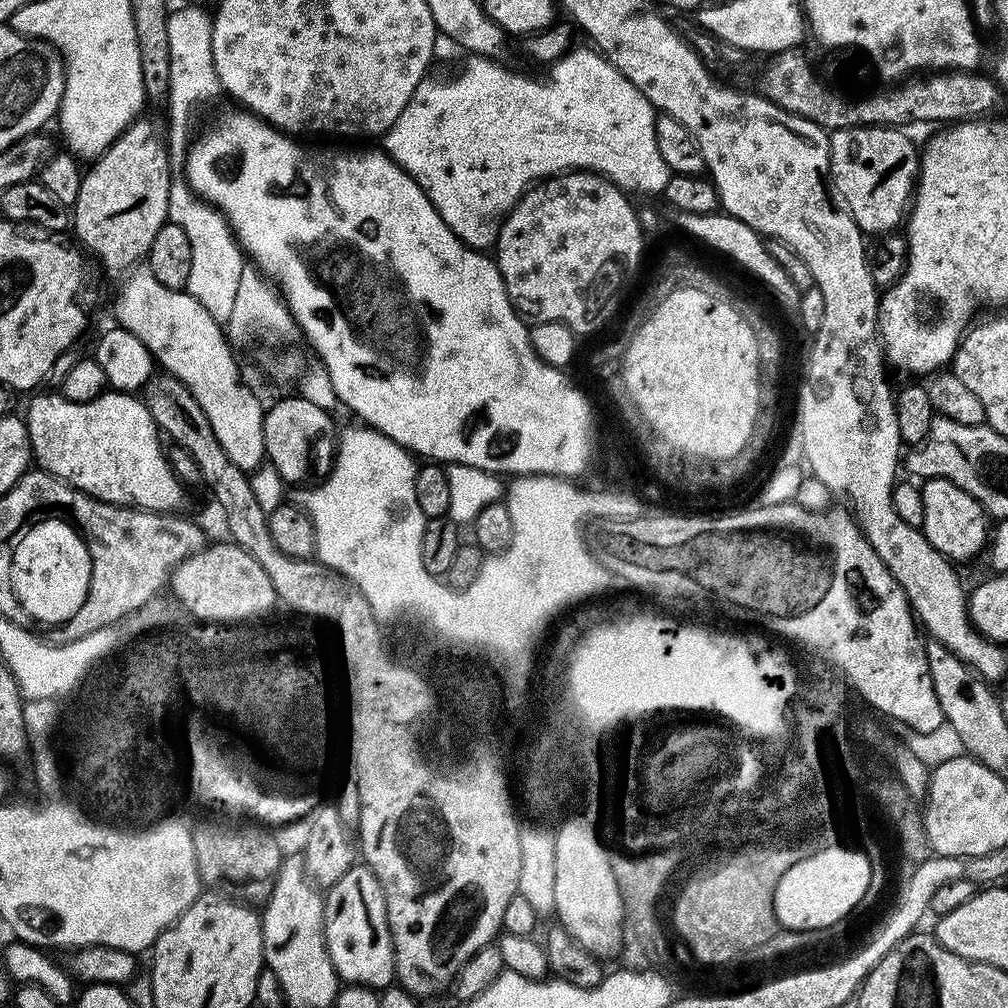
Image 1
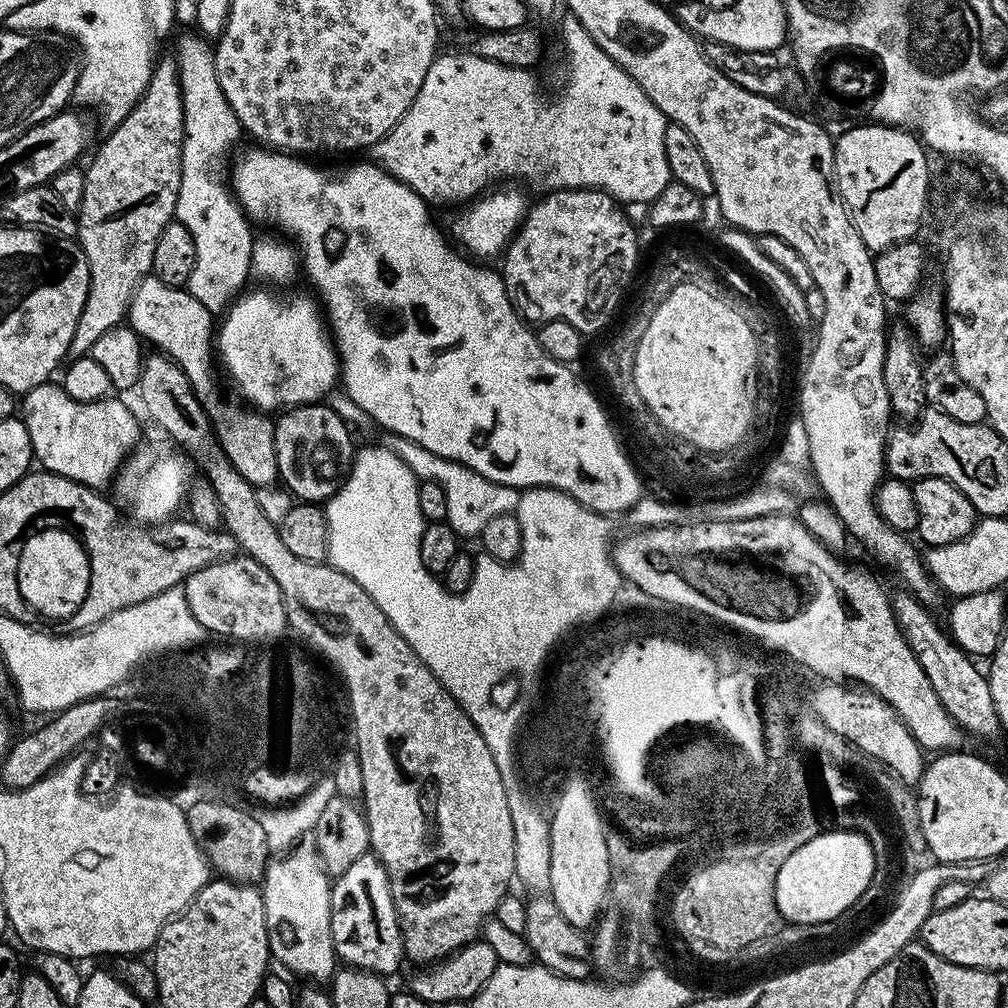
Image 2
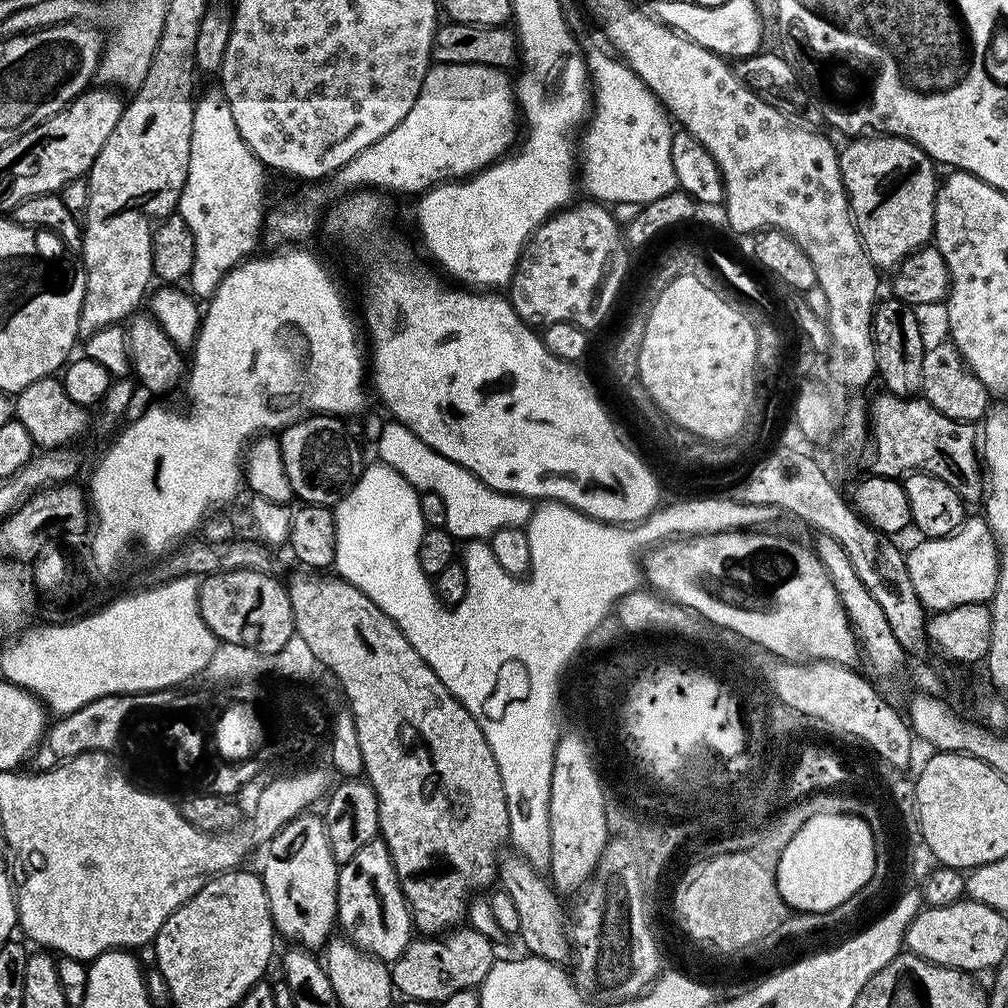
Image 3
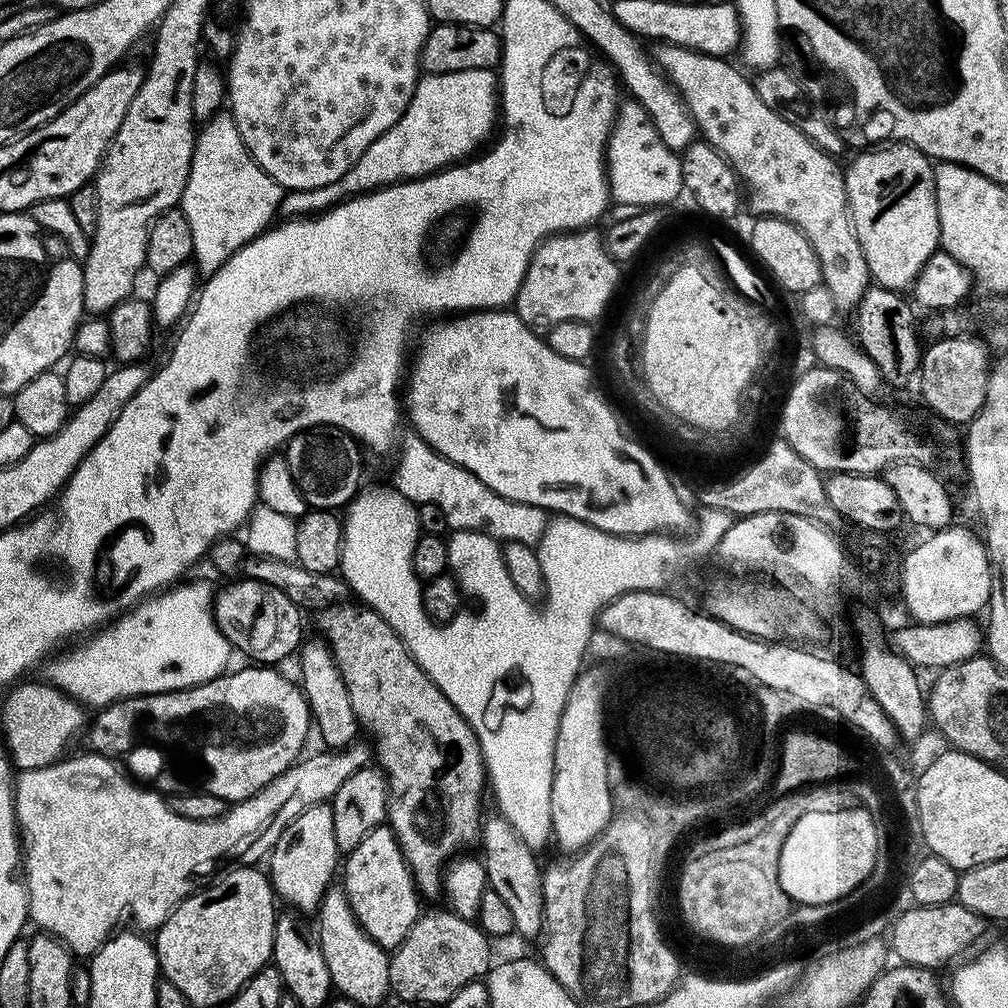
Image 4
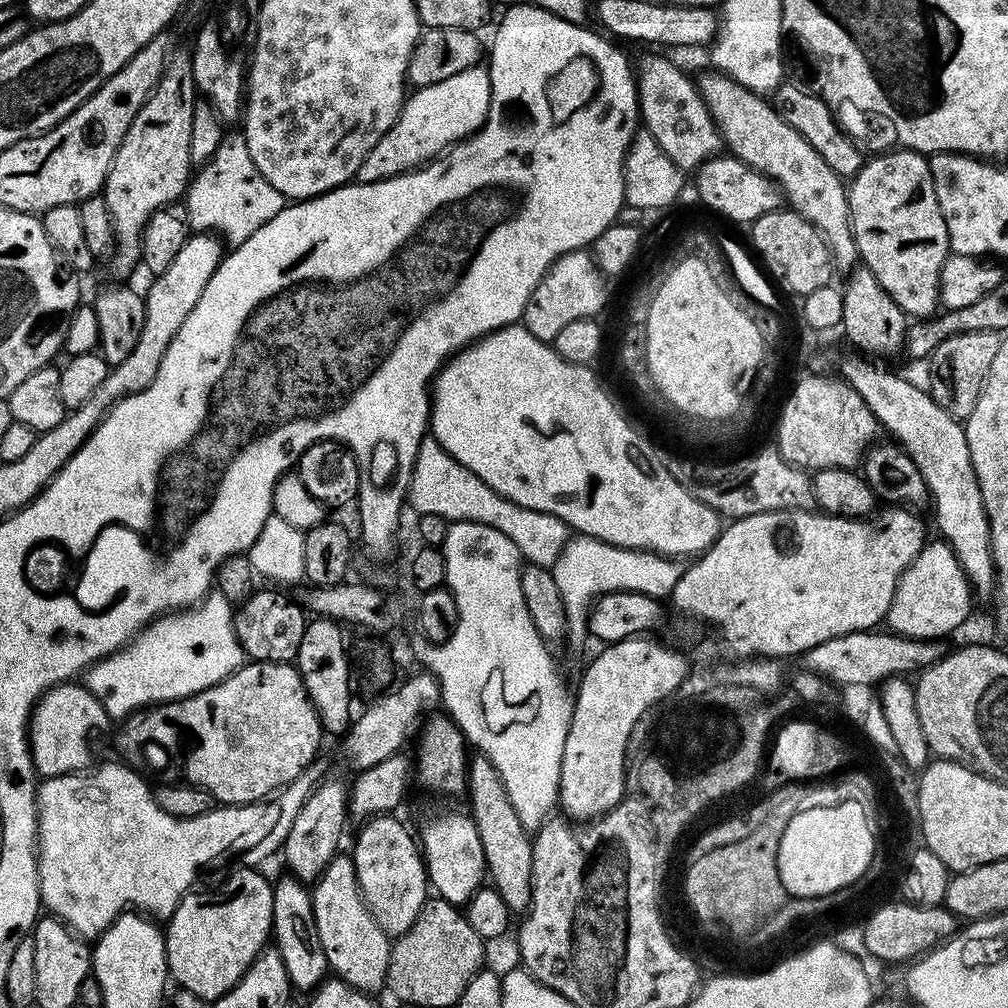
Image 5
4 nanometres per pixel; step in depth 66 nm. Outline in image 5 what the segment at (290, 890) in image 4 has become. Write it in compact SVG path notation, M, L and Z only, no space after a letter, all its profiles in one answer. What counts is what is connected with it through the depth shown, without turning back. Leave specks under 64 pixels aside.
M330 779L317 784L313 792L309 794L284 840L282 855L284 854L289 870L300 879L297 880L300 882L315 882L321 872L326 870L328 863L338 855L339 848L336 847L340 844L344 823L349 823L350 820L348 814L349 785L343 784L340 780Z

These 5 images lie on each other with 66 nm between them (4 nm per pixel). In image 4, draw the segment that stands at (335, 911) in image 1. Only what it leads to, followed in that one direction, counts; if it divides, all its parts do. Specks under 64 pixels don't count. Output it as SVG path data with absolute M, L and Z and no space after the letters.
M381 826L370 830L354 850L347 853L342 864L342 887L350 906L366 934L378 942L378 946L394 950L410 934L410 926L422 915L421 897L412 881L400 843L391 827Z

